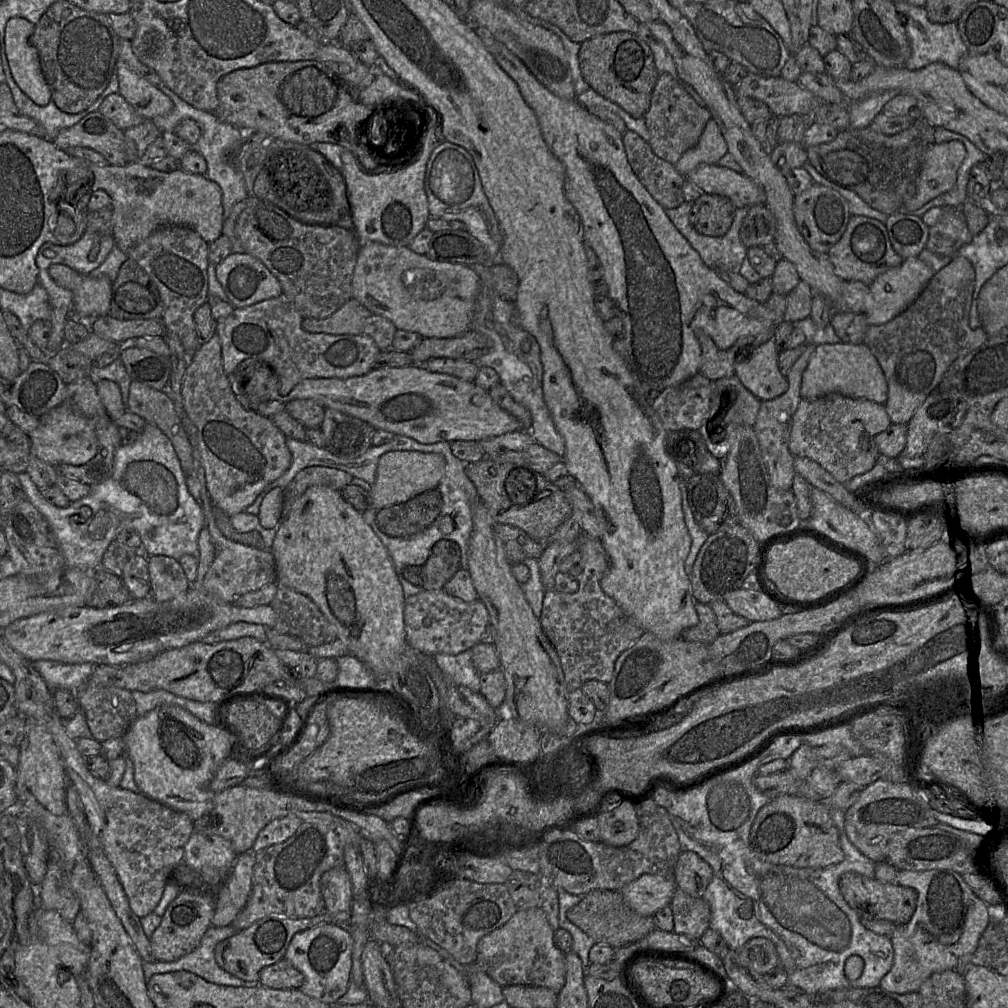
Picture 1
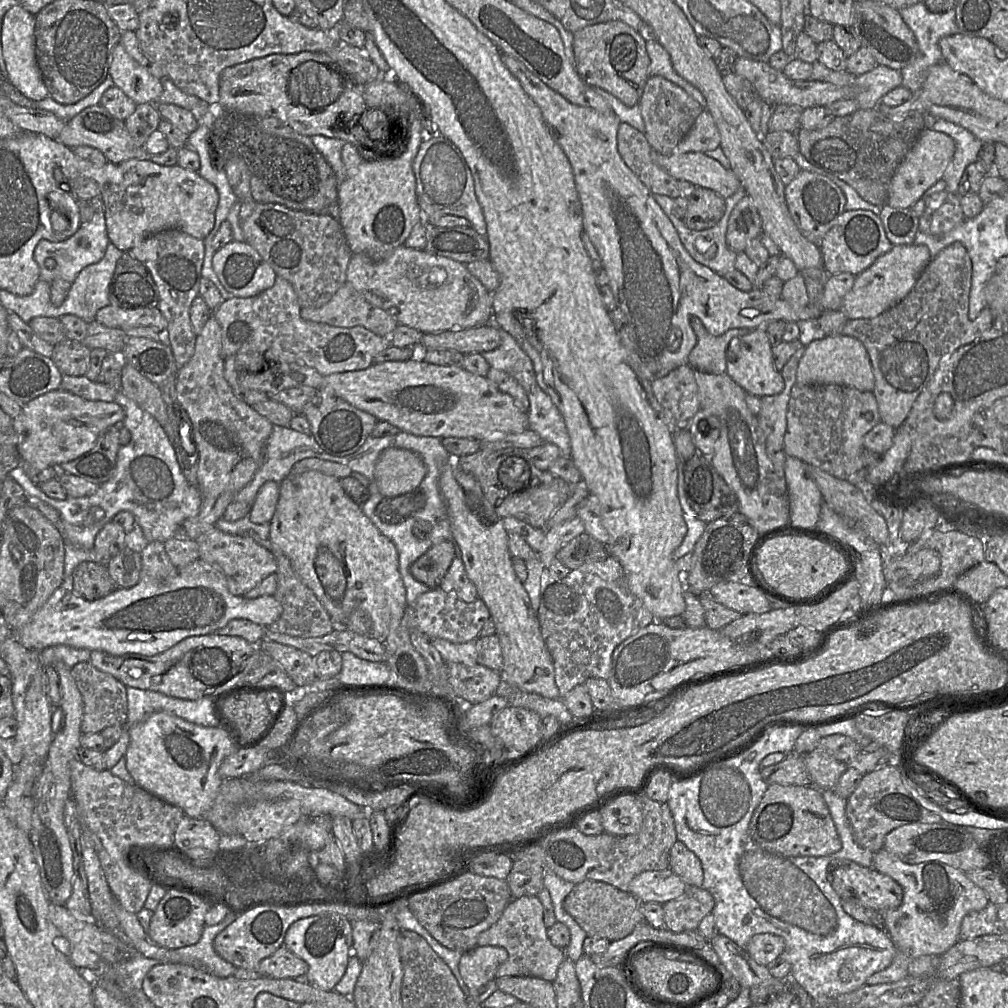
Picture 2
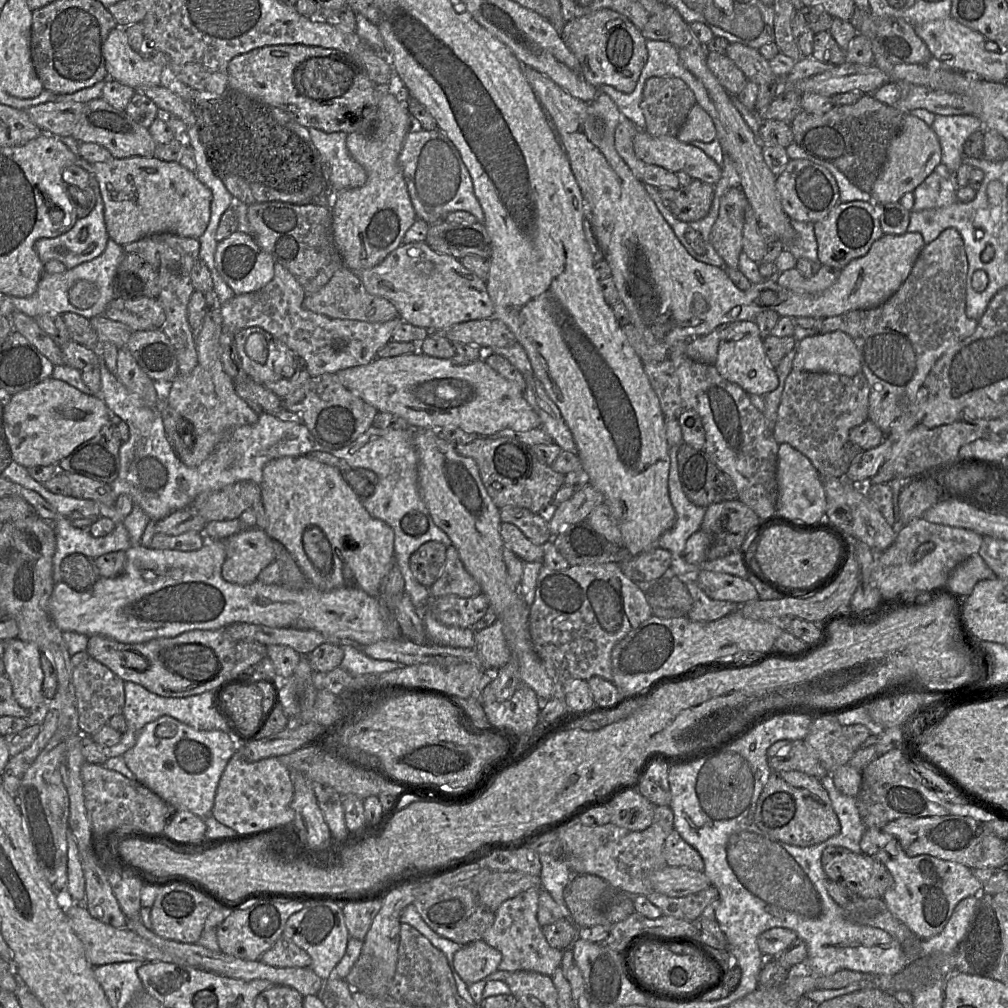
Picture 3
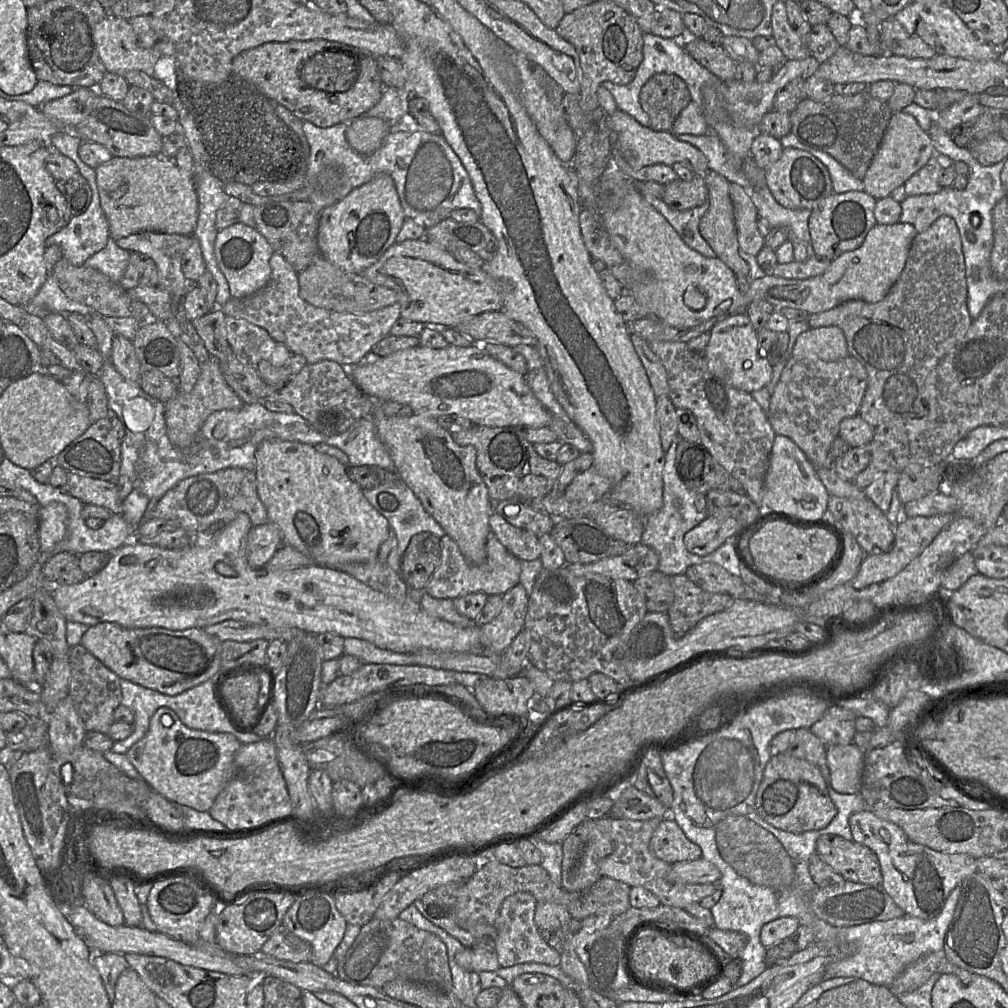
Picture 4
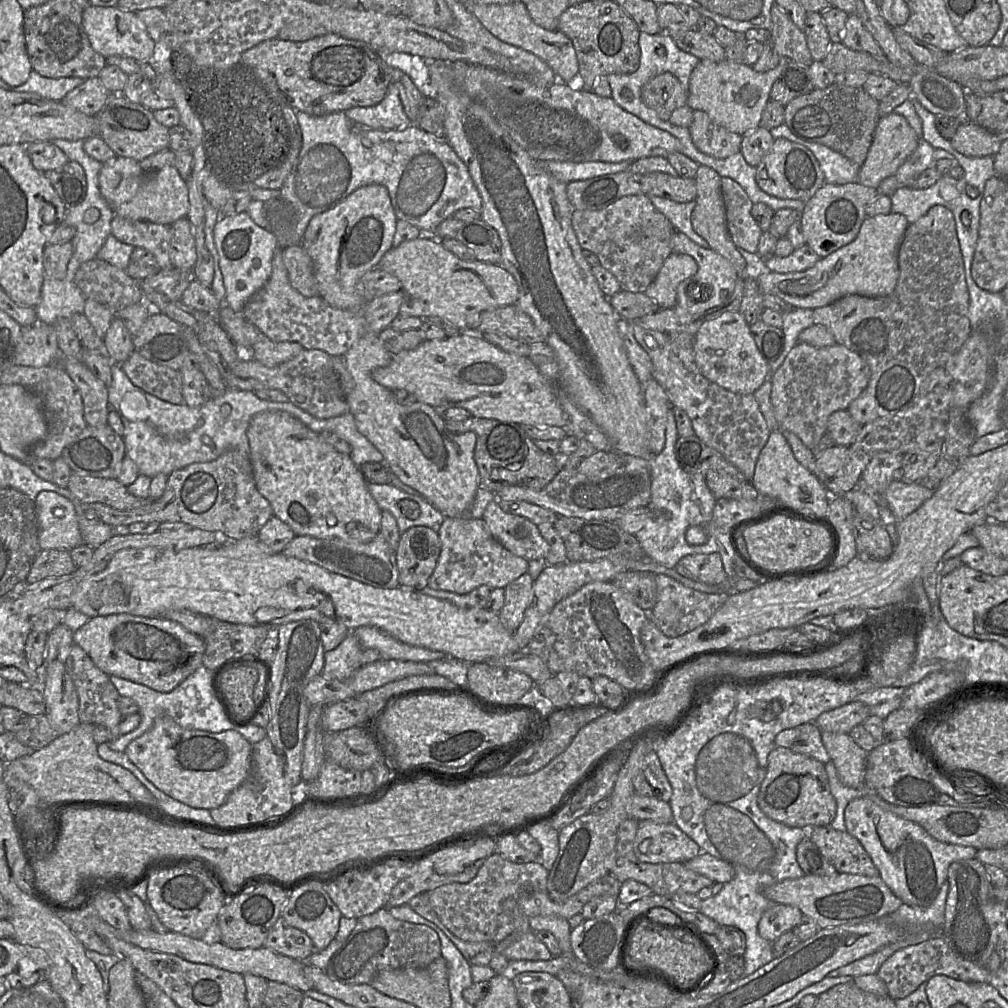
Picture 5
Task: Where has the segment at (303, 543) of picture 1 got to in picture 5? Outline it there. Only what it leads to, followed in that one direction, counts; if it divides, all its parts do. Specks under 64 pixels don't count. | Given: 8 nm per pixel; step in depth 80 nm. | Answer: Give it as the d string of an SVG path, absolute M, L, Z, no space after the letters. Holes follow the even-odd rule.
M267 411L258 413L251 419L247 428L247 437L250 446L250 461L253 476L258 492L270 503L273 515L287 524L296 536L312 536L315 538L341 538L346 541L369 542L373 540L381 529L381 510L370 494L368 482L364 478L360 468L351 457L338 452L332 445L323 442L319 436L304 425L300 420L285 411Z

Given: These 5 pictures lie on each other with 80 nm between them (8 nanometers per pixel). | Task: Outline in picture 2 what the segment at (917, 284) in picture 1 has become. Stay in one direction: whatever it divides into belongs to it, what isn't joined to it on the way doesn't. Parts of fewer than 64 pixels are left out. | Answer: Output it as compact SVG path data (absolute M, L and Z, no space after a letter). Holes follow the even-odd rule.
M896 245L880 256L869 268L855 276L852 289L845 295L839 311L848 319L875 318L904 299L915 286L931 260L925 245Z

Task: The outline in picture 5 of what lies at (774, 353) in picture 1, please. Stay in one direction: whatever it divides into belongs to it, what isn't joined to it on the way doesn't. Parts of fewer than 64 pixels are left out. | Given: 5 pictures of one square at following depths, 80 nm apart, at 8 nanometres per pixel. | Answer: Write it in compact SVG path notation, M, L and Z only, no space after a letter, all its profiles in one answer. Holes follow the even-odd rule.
M724 312L705 321L694 336L693 353L699 371L708 380L731 392L754 394L768 378L768 363L756 346L749 324L739 312Z

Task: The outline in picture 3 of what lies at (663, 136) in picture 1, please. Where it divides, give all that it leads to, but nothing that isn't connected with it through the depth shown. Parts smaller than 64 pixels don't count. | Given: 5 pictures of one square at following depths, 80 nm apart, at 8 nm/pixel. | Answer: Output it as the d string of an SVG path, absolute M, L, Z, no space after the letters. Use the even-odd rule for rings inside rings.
M649 78L644 84L641 98L645 131L654 137L676 137L695 104L693 92L681 79Z

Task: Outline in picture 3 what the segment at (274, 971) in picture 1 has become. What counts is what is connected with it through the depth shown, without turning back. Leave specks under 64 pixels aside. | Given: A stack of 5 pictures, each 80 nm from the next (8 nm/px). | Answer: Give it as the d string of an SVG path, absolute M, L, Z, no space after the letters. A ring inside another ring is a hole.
M284 935L261 955L260 960L266 965L277 968L311 967L311 957L308 953Z

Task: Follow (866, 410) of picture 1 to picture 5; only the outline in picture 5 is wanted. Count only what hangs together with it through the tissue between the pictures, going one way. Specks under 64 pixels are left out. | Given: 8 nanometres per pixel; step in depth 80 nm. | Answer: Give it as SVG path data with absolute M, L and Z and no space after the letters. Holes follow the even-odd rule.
M797 342L771 378L771 402L775 418L781 428L795 434L807 448L815 452L827 433L829 416L835 411L847 410L850 403L867 387L869 380L870 369L867 363L845 346L836 343L833 346L817 348Z

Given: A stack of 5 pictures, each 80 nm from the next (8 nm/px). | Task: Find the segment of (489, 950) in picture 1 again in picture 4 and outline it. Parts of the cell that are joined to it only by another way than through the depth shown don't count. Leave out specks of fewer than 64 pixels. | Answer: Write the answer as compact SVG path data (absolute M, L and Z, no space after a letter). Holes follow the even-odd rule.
M518 892L507 897L501 904L495 922L495 951L501 968L524 963L539 963L556 967L561 963L561 954L552 949L541 937L535 924L536 898L529 892Z

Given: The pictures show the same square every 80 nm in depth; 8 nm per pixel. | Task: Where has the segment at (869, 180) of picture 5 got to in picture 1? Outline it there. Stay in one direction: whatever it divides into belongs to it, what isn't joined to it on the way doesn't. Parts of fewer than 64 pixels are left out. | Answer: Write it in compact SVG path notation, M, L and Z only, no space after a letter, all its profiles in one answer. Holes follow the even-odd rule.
M960 141L931 145L921 163L916 194L904 204L904 209L911 212L923 208L936 197L952 190L966 154L966 148Z

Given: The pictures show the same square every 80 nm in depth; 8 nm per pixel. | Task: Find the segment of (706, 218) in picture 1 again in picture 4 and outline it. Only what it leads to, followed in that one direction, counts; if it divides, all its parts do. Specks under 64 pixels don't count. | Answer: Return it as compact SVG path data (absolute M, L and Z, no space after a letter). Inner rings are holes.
M695 175L690 181L676 179L663 185L662 200L673 210L693 209L708 199L708 189L702 176Z

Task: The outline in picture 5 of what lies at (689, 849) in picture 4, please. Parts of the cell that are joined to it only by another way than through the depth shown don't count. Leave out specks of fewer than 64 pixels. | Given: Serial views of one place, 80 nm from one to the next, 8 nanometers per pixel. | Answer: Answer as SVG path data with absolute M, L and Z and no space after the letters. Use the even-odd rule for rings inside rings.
M638 821L633 844L636 857L645 863L685 863L699 856L699 846L674 823Z

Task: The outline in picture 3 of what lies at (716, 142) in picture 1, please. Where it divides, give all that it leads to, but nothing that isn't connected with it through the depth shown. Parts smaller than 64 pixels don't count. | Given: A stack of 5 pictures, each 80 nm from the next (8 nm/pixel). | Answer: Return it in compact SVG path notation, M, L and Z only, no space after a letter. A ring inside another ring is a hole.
M695 104L676 138L683 143L692 141L710 143L717 138L717 132L711 117L701 106Z

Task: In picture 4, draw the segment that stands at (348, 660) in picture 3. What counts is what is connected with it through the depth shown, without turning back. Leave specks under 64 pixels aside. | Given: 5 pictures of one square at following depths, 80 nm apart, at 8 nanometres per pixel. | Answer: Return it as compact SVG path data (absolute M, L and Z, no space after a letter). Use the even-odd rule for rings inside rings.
M346 638L343 650L344 655L355 656L362 664L413 664L413 654L382 649L359 638Z

